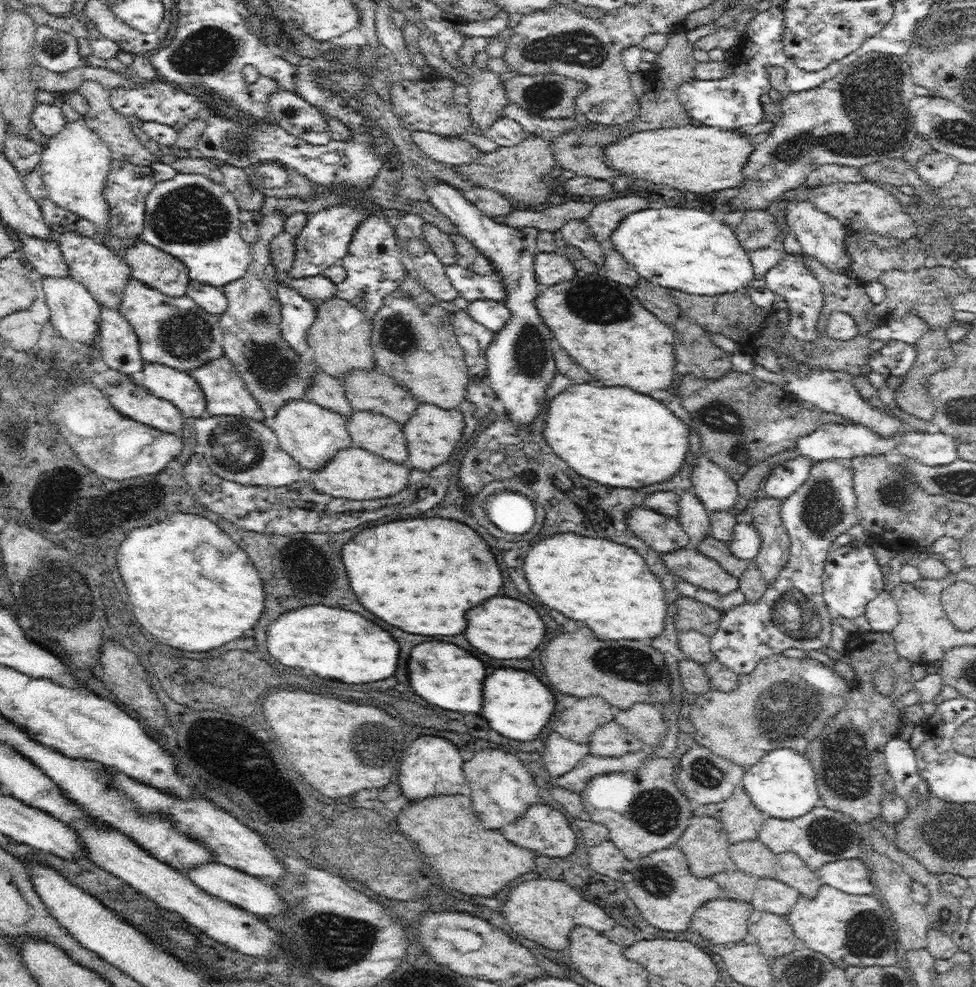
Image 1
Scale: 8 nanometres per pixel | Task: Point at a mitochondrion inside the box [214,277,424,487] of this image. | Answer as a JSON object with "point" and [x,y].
{"point":[271,367]}

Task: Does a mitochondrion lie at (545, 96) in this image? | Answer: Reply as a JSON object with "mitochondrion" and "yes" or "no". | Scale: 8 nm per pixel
{"mitochondrion":"yes"}

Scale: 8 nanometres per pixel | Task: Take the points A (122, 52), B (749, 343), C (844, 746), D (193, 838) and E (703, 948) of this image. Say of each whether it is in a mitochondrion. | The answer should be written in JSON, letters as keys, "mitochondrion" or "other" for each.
{"A":"other","B":"other","C":"mitochondrion","D":"other","E":"other"}

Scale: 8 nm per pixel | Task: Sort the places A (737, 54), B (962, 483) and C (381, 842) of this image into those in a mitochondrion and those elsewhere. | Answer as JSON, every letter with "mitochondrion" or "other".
{"A":"other","B":"mitochondrion","C":"other"}

